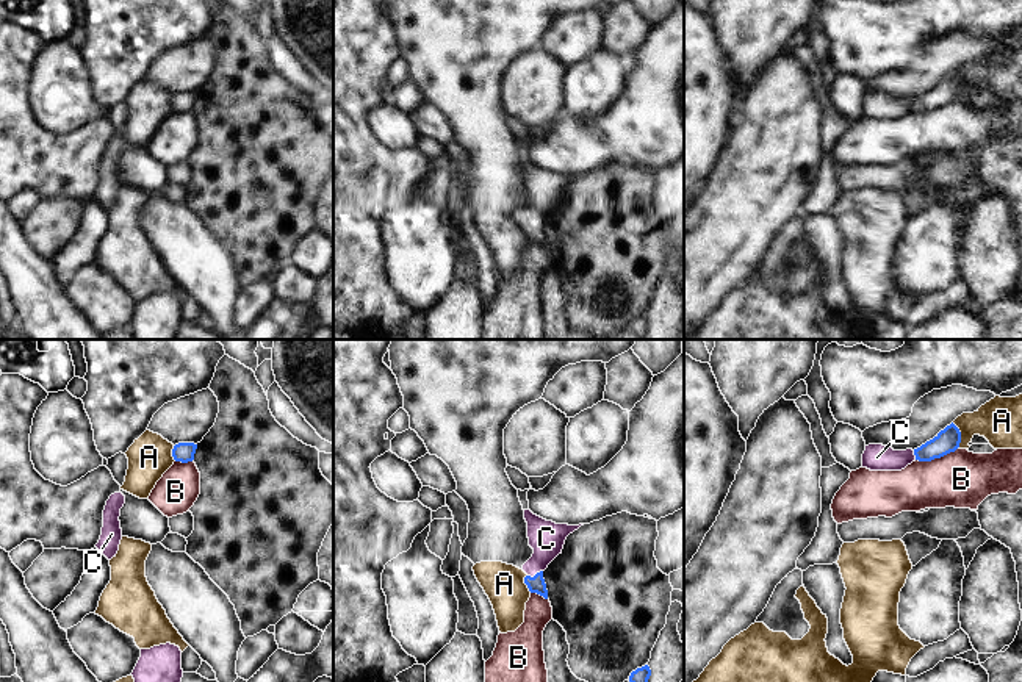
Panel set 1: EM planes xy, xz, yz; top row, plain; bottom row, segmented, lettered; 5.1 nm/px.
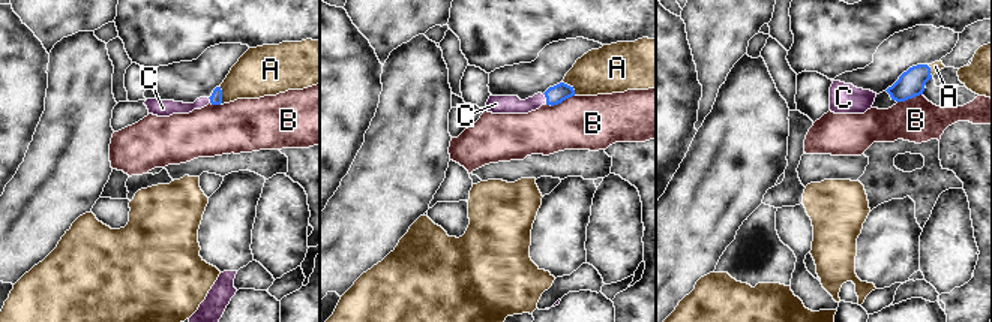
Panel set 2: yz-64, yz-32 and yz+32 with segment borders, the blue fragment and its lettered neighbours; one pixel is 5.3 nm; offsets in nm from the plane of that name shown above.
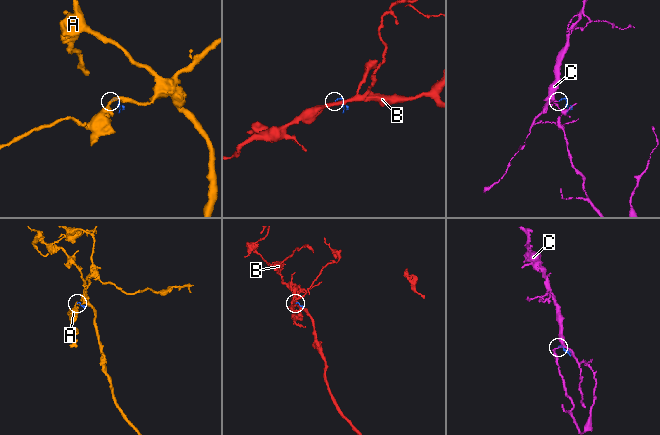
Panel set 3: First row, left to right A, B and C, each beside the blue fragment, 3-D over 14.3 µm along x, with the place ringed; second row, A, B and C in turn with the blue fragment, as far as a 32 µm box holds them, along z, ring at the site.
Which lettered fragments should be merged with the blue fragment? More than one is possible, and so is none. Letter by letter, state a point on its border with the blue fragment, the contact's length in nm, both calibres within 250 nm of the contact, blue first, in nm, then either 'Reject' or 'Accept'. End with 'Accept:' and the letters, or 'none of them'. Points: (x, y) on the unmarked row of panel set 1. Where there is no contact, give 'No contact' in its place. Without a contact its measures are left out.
A: Touches blue at yz (960, 85). Shared border 140 nm. Thickness 120 nm (blue) against 220 nm. Reject
B: Touches blue at yz (936, 107). Shared border 220 nm. Thickness 120 nm (blue) against 300 nm. Reject
C: Touches blue at xz (536, 224). Shared border 90 nm. Thickness 90 nm (blue) against 180 nm. Accept
Accept: C

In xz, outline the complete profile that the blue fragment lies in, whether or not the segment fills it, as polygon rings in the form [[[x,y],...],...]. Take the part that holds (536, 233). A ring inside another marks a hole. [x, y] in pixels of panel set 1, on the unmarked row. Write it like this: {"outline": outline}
{"outline": [[[529,158],[524,160],[524,169],[527,172],[529,196],[534,199],[532,206],[523,214],[523,221],[527,224],[524,233],[531,242],[548,249],[543,221],[562,203],[567,186],[584,174],[556,174],[534,164]]]}

